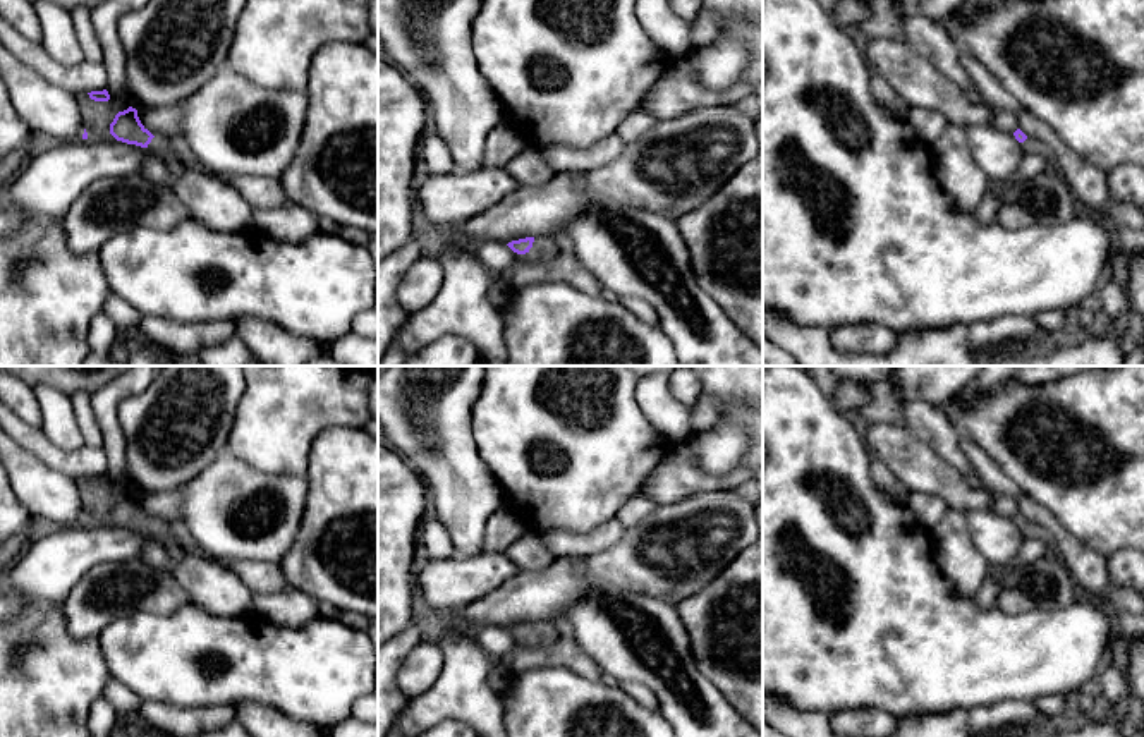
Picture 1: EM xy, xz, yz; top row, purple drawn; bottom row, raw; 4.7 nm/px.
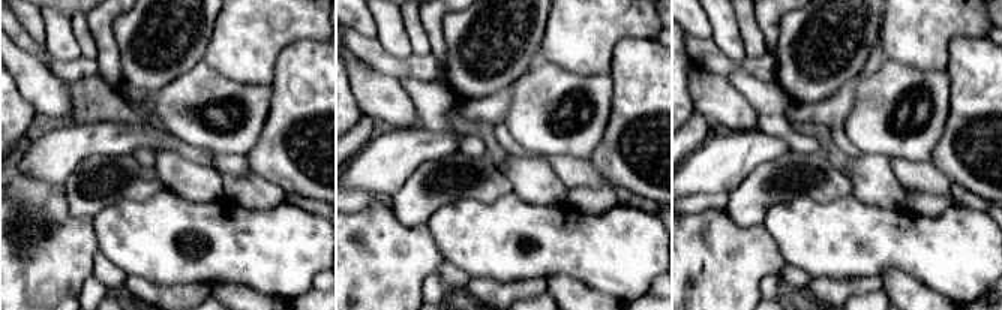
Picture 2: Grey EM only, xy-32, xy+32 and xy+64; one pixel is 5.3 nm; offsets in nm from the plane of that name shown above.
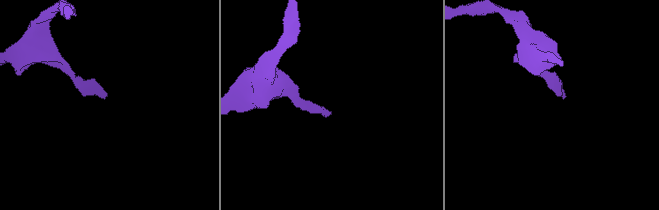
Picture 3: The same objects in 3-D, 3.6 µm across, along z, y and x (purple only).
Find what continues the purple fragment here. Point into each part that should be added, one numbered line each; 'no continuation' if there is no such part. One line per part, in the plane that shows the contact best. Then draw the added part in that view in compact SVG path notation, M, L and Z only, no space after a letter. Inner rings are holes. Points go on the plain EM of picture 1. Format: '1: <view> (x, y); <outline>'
1: xz (543, 633); M536 622L532 627L532 632L529 634L529 641L536 646L546 646L550 644L558 632L550 622Z

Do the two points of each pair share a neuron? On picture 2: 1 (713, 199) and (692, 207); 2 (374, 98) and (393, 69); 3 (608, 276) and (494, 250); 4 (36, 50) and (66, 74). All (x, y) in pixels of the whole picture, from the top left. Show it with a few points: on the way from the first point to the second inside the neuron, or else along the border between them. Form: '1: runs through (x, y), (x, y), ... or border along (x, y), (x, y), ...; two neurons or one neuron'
1: runs through (708, 199), (696, 202); one neuron
2: border along (357, 56), (375, 69), (398, 80); two neurons
3: runs through (579, 258), (522, 258); one neuron
4: runs through (44, 56), (59, 68); one neuron

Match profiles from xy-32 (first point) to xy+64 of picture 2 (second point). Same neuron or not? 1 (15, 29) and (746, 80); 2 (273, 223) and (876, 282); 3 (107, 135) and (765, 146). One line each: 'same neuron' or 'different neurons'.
1: different neurons
2: different neurons
3: same neuron

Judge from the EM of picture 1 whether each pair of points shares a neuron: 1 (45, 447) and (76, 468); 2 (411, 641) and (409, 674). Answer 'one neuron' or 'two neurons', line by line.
1: one neuron
2: two neurons

